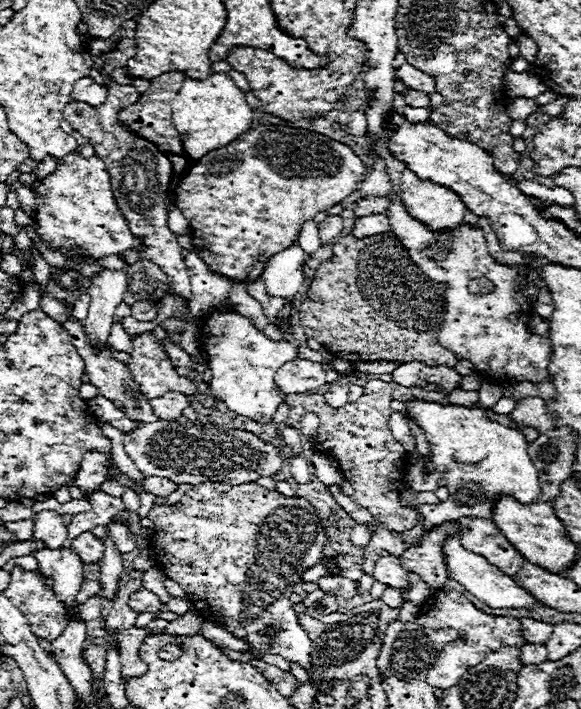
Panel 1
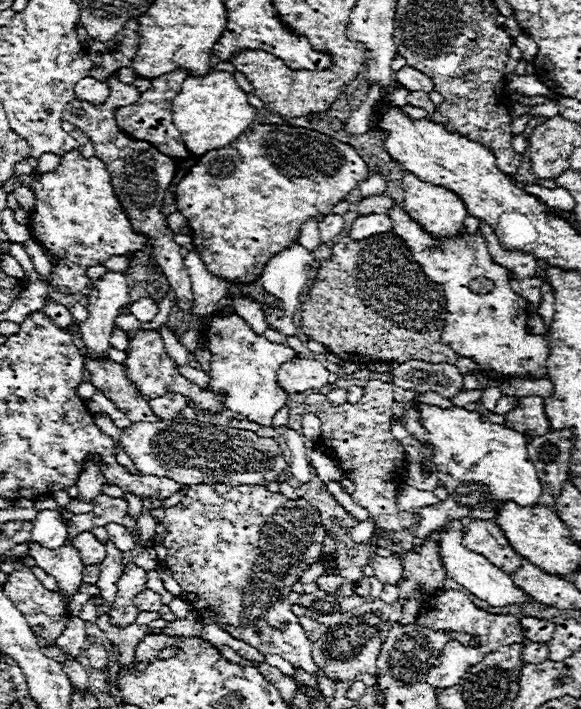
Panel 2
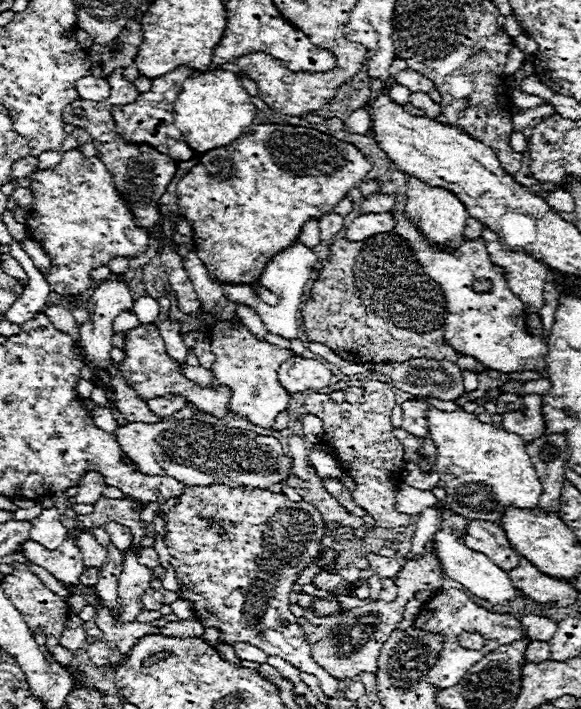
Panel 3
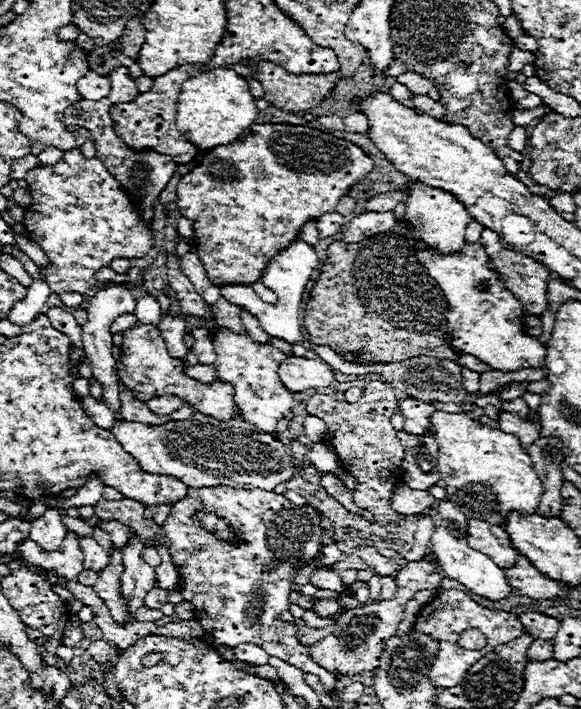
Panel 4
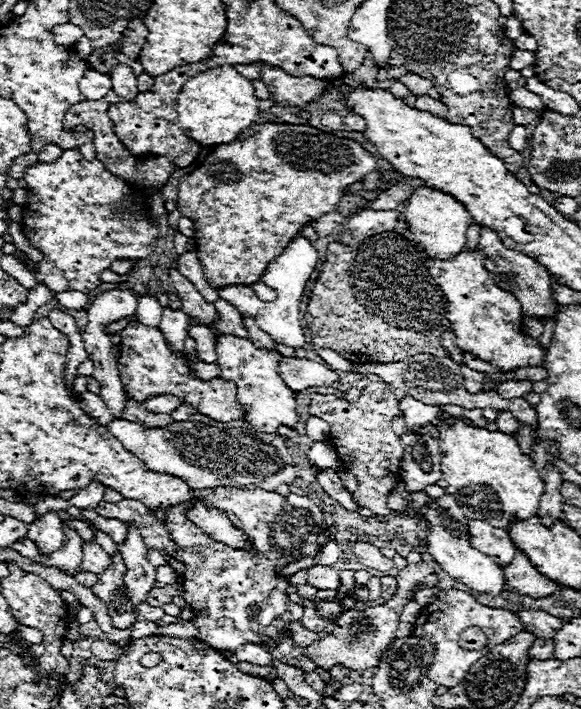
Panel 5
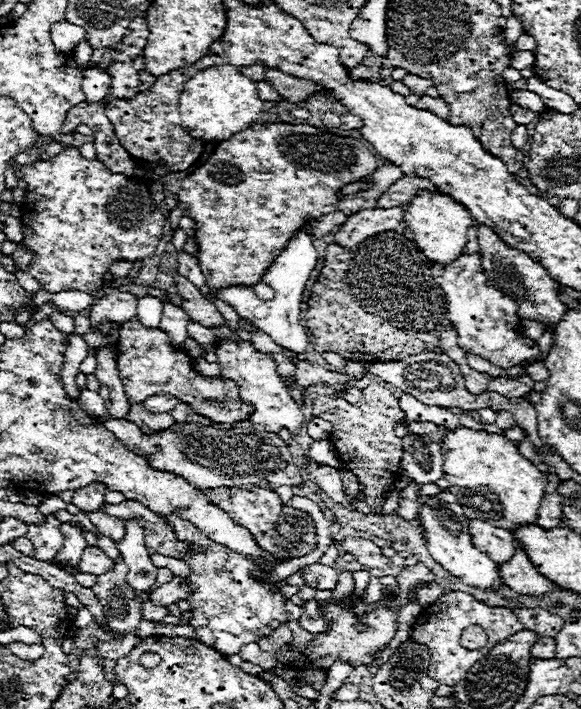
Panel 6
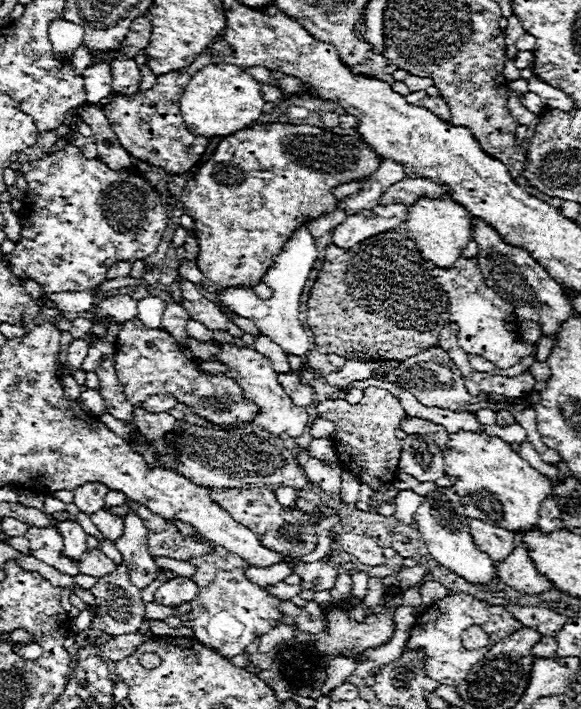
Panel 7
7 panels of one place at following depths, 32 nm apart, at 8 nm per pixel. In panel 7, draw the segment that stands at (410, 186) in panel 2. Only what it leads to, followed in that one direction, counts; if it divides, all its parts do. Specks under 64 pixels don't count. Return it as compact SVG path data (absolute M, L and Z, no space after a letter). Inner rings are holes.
M418 198L412 206L408 206L406 224L412 234L412 240L416 242L420 254L432 262L434 266L448 268L456 258L460 258L462 250L466 248L470 240L470 214L464 206L454 202L452 198Z

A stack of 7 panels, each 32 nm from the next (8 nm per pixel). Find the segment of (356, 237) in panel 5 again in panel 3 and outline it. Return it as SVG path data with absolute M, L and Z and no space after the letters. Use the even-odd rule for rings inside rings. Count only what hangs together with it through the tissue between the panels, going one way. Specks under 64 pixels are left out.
M390 212L362 214L350 222L350 226L346 228L346 238L352 242L358 242L358 240L364 240L364 238L380 234L380 232L390 232L392 228L394 228L394 222L392 222Z

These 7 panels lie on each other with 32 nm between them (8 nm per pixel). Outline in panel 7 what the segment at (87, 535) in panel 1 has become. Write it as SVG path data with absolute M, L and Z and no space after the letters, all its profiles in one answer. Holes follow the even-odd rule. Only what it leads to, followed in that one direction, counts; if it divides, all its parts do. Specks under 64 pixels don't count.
M90 550L84 552L80 562L78 562L78 570L82 574L90 574L90 576L104 576L110 574L110 570L114 570L116 564L102 552L102 550Z

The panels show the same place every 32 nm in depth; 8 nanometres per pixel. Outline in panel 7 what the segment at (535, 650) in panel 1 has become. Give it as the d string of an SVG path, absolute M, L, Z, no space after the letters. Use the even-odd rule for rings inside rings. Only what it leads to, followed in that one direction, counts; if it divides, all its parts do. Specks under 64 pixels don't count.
M542 636L536 646L532 646L532 654L534 658L554 658L556 656L556 638L548 638L548 636Z

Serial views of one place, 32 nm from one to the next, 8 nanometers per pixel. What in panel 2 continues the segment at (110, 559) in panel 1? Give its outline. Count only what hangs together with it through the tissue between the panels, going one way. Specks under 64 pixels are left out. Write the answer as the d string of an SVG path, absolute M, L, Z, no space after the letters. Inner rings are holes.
M108 540L106 542L106 558L100 562L100 578L98 578L100 596L108 604L114 604L114 598L116 598L116 582L122 576L122 572L124 572L122 552Z

